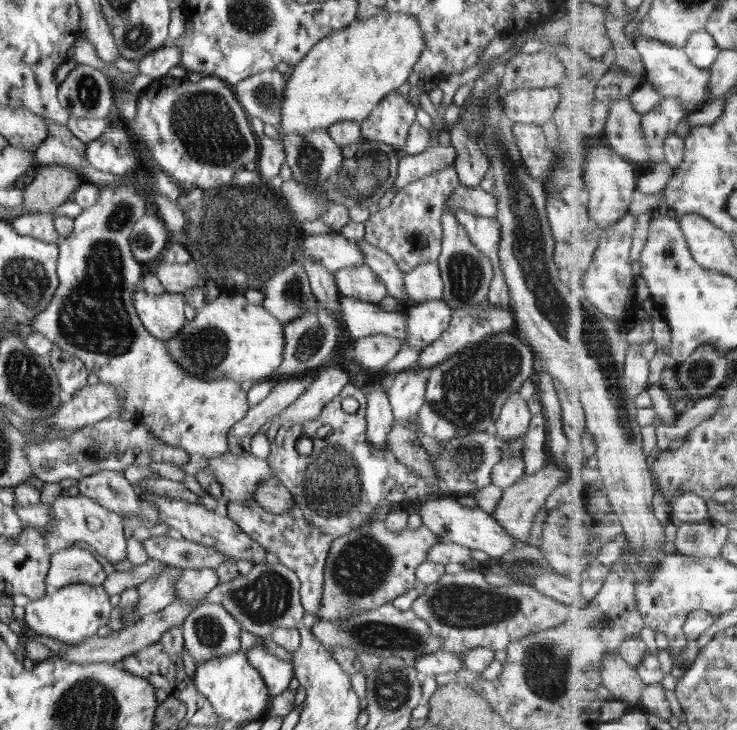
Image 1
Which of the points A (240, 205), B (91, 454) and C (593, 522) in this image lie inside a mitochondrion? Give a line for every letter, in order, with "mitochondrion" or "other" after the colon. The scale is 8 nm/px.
A: mitochondrion
B: mitochondrion
C: other

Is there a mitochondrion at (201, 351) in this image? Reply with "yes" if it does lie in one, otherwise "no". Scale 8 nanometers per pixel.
yes

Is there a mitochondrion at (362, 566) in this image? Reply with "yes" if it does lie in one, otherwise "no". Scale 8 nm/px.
yes

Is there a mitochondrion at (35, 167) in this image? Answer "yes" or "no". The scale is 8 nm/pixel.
no

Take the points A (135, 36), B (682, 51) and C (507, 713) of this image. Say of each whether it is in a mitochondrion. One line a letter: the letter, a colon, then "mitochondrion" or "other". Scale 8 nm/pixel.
A: mitochondrion
B: other
C: other

